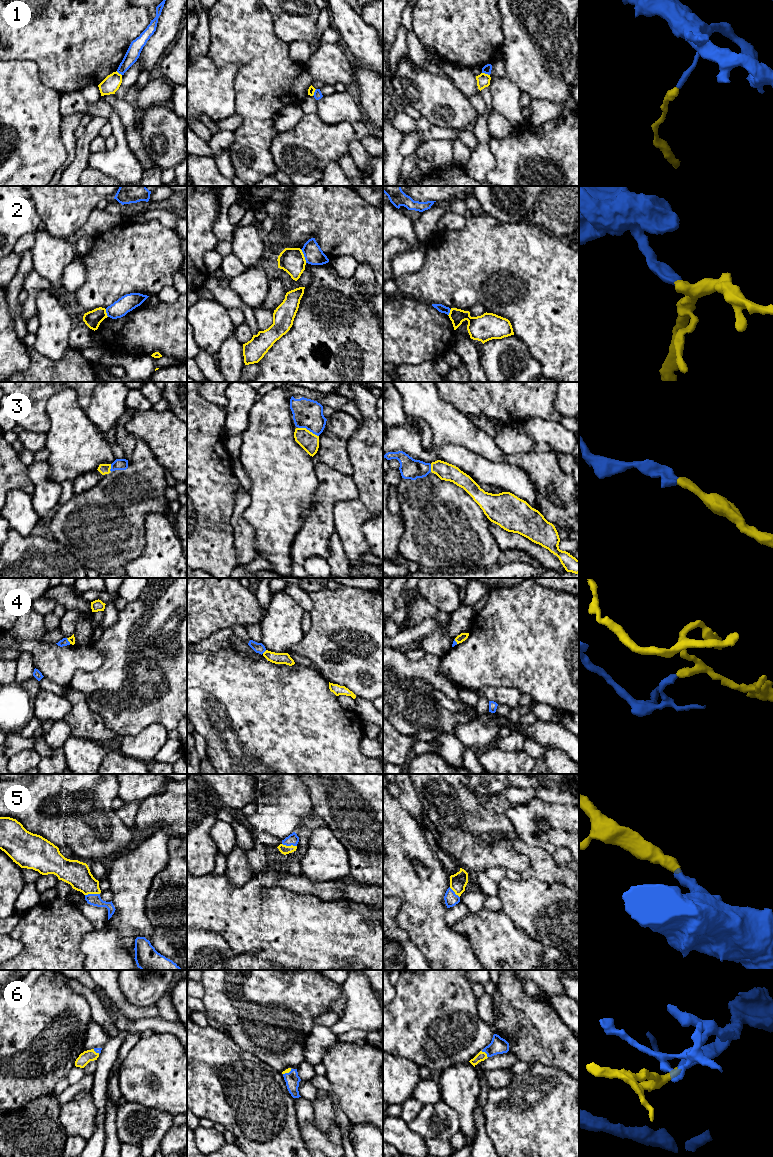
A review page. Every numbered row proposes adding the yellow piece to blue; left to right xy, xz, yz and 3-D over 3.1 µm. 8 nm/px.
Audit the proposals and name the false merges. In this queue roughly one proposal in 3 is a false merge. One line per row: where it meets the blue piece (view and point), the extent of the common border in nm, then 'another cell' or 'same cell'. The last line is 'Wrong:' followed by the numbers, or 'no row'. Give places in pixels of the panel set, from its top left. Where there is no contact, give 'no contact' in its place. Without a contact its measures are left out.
1: contact yz (486, 73); length 70 nm; another cell
2: contact xz (304, 256); length 120 nm; another cell
3: contact xz (308, 429); length 180 nm; same cell
4: contact xz (264, 651); length 50 nm; another cell
5: contact xy (92, 894); length 120 nm; same cell
6: contact yz (485, 1052); length 80 nm; same cell
Wrong: 1, 2, 4

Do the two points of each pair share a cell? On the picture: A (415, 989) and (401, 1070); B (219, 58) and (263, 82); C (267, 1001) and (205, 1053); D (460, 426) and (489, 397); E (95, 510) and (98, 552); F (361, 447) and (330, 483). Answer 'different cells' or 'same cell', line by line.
A: different cells
B: same cell
C: different cells
D: different cells
E: same cell
F: different cells

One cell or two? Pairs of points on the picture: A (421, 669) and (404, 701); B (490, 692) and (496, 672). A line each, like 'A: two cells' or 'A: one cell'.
A: one cell
B: two cells

